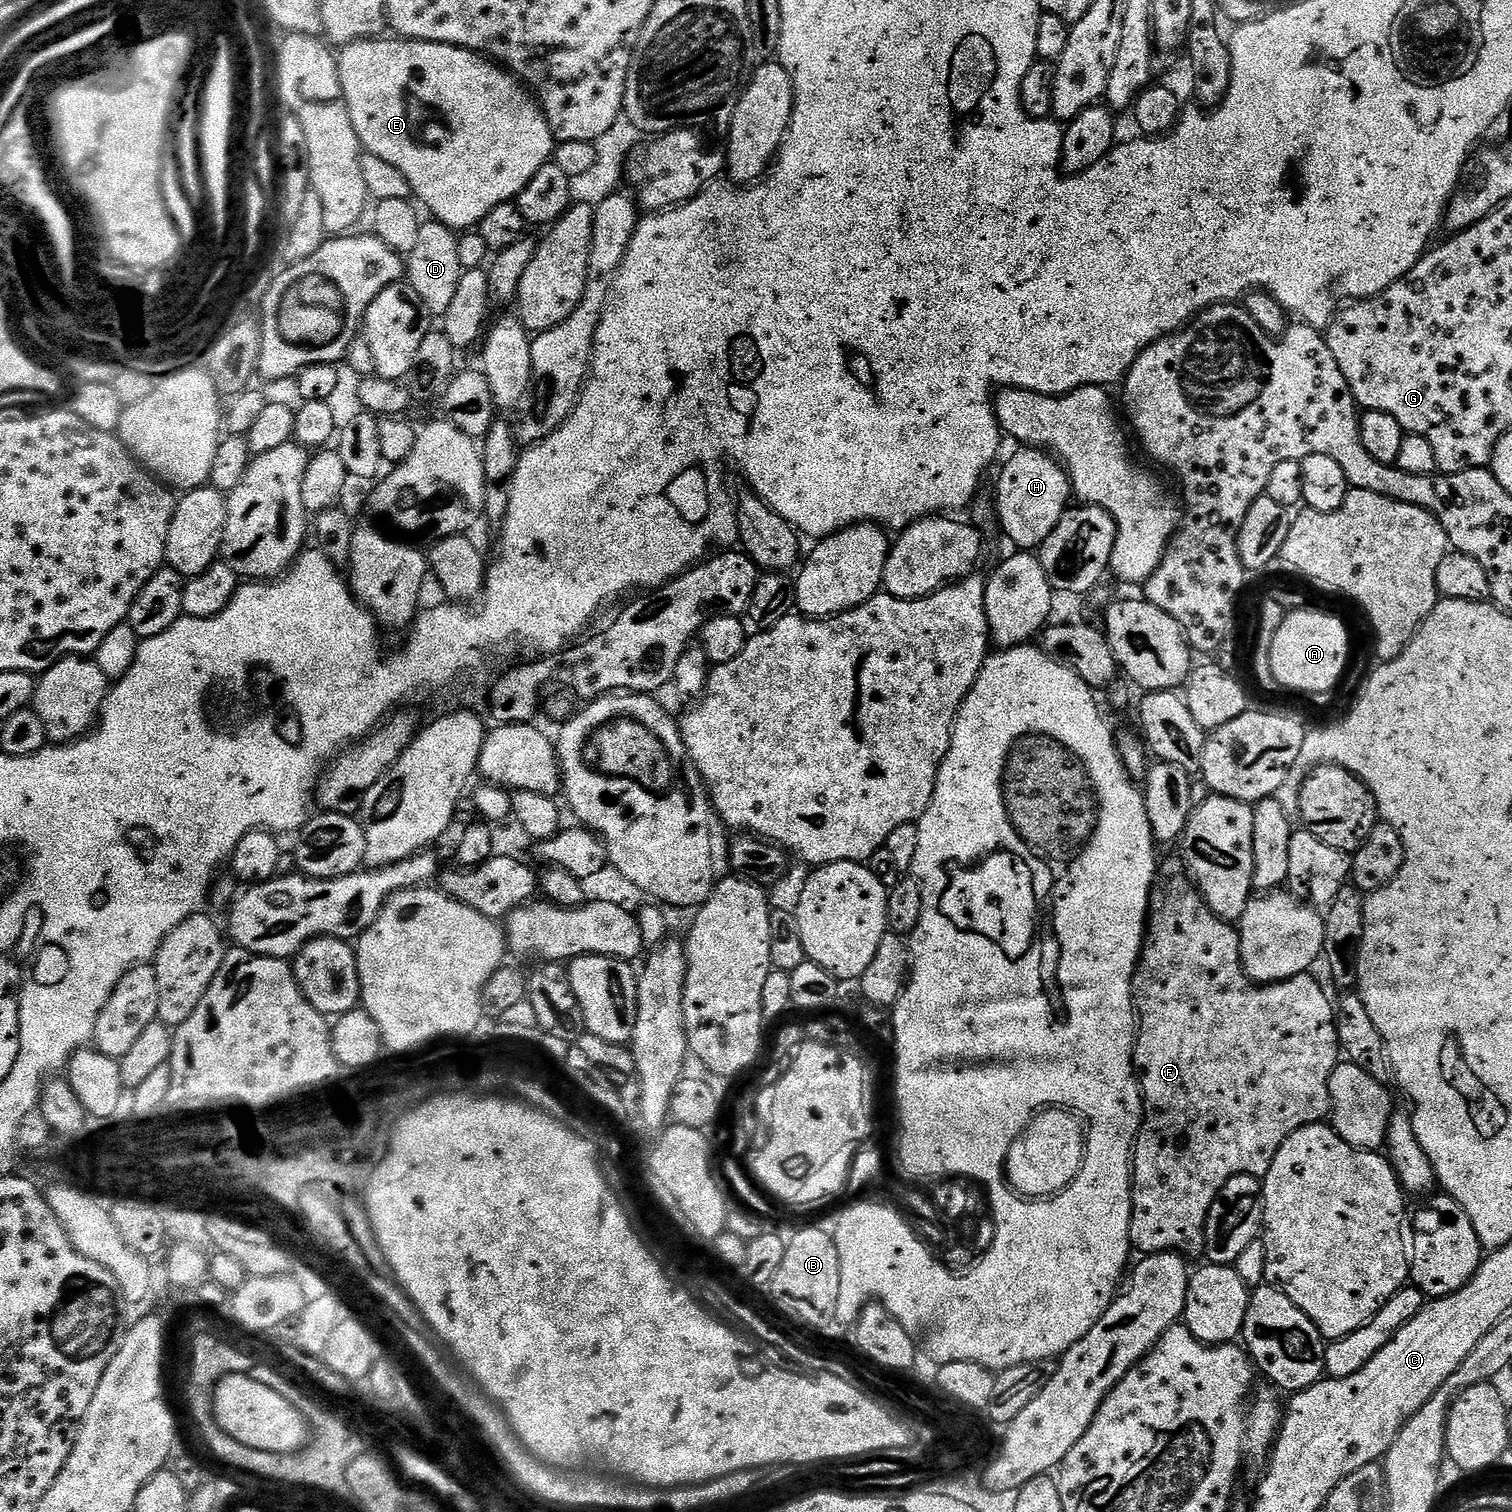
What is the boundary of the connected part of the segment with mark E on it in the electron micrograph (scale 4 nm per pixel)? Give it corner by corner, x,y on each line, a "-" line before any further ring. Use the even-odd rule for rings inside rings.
403,38
388,39
355,40
352,44
343,45
338,52
336,65
340,71
342,94
346,98
350,122
354,122
354,130
358,134
363,151
374,154
385,162
390,162
390,166
402,170
402,174
406,174
406,182
410,182
412,187
412,196
421,205
424,203
436,215
433,217
439,223
453,230
475,229
482,222
482,218
486,218
486,214
494,210
494,206
502,206
515,201
520,191
530,182
530,178
534,178
534,174
538,174
538,170
542,170
542,166
546,166
553,159
554,141
548,120
544,116
544,110
517,77
487,56
453,44
435,44
429,40
405,40

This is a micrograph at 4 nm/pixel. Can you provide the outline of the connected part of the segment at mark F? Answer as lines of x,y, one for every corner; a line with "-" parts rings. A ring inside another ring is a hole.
1187,875
1184,876
1172,876
1168,881
1164,881
1164,878
1157,879
1152,890
1150,915
1146,925
1146,939
1140,954
1140,962
1136,965
1136,973
1132,979
1132,1003
1136,1006
1136,1018
1138,1021
1138,1027
1136,1029
1136,1070
1139,1073
1140,1094
1144,1097
1144,1120
1140,1124
1139,1134
1136,1135
1136,1146
1132,1154
1132,1217
1130,1218
1130,1238
1132,1239
1133,1249
1137,1253
1140,1252
1140,1254
1151,1254
1154,1252
1179,1252
1181,1254
1189,1254
1188,1252
1196,1252
1196,1254
1203,1253
1206,1218
1210,1214
1210,1206
1214,1206
1214,1198
1218,1198
1222,1186
1226,1186
1226,1182
1230,1182
1230,1178
1234,1178
1238,1174
1250,1174
1251,1176
1263,1178
1270,1170
1270,1162
1274,1162
1274,1154
1278,1154
1278,1149
1282,1147
1282,1142
1286,1142
1286,1138
1290,1134
1294,1134
1294,1130
1298,1130
1302,1126
1319,1124
1329,1119
1332,1111
1330,1074
1334,1074
1336,1065
1341,1063
1342,1060
1342,1045
1336,1033
1336,1022
1334,1019
1334,1000
1331,1000
1324,993
1323,986
1312,977
1312,974
1295,976
1289,980
1279,980
1276,984
1258,984
1255,980
1251,980
1244,973
1244,967
1242,966
1239,931
1229,921
1218,918
1218,914
1214,914
1214,910
1210,910
1210,906
1205,902
1204,897
1190,883
1189,877

